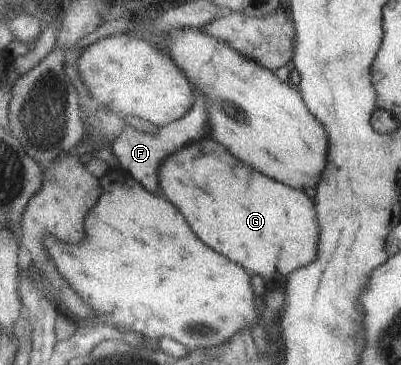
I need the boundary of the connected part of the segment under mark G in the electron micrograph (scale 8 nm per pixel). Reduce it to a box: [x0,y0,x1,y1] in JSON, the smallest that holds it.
[160,140,320,288]

